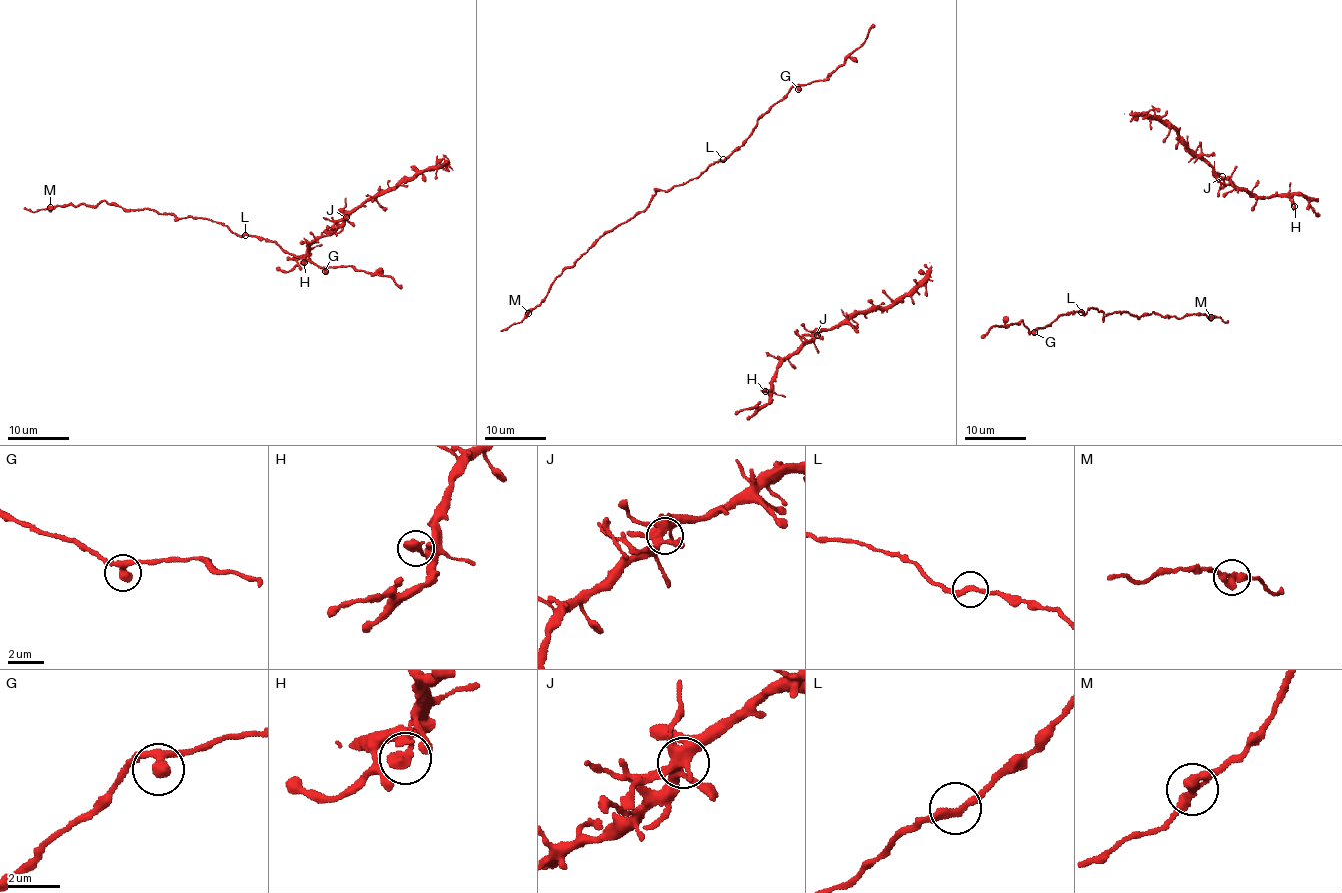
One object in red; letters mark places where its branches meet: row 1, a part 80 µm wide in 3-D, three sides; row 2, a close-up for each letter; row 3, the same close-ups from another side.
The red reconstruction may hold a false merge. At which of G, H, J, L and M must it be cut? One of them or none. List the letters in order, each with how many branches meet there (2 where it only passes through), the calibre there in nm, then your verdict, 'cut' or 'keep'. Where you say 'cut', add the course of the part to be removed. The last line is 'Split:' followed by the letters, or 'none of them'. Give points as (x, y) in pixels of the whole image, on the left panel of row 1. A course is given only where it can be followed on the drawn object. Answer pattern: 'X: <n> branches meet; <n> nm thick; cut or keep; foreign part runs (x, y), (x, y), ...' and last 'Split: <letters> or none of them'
G: 2 branches meet; 400 nm thick; keep
H: 2 branches meet; 360 nm thick; keep
J: 8 branches meet; 400 nm thick; keep
L: 2 branches meet; 240 nm thick; keep
M: 2 branches meet; 400 nm thick; keep
Split: none of them

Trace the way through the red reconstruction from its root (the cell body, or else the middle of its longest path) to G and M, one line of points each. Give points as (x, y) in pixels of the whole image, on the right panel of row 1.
G: (1083, 310), (1073, 309), (1029, 332), (1034, 332)
M: (1083, 310), (1084, 315), (1096, 308), (1104, 318), (1118, 311), (1137, 318), (1153, 312), (1169, 319), (1211, 317)

